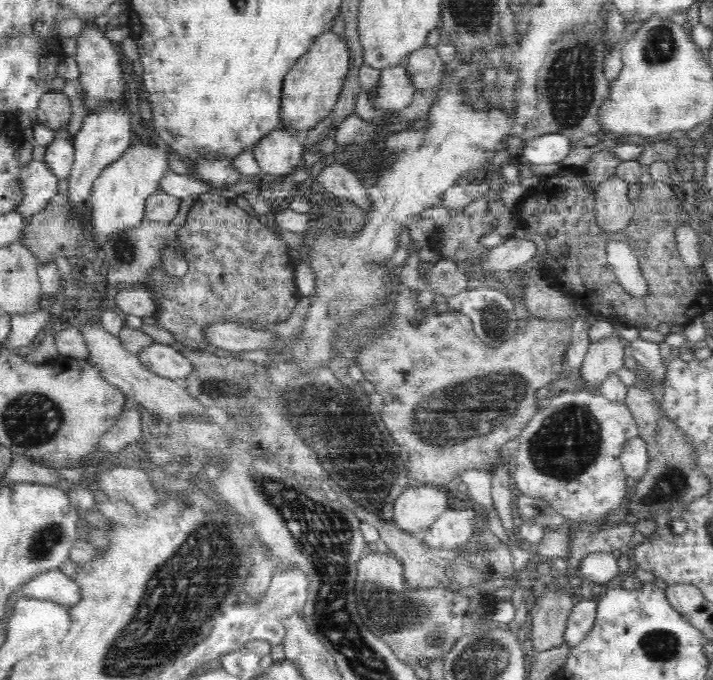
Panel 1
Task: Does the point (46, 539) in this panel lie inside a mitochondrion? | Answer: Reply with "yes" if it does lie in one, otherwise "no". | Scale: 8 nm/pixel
yes

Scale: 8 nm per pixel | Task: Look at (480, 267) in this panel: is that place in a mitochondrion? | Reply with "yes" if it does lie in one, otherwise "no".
no

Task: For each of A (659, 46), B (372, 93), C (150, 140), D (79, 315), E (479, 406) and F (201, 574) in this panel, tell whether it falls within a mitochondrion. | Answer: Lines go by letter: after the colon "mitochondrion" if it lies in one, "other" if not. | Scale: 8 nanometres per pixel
A: mitochondrion
B: other
C: other
D: other
E: mitochondrion
F: mitochondrion

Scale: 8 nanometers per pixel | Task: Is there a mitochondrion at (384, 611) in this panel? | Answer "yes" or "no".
yes

